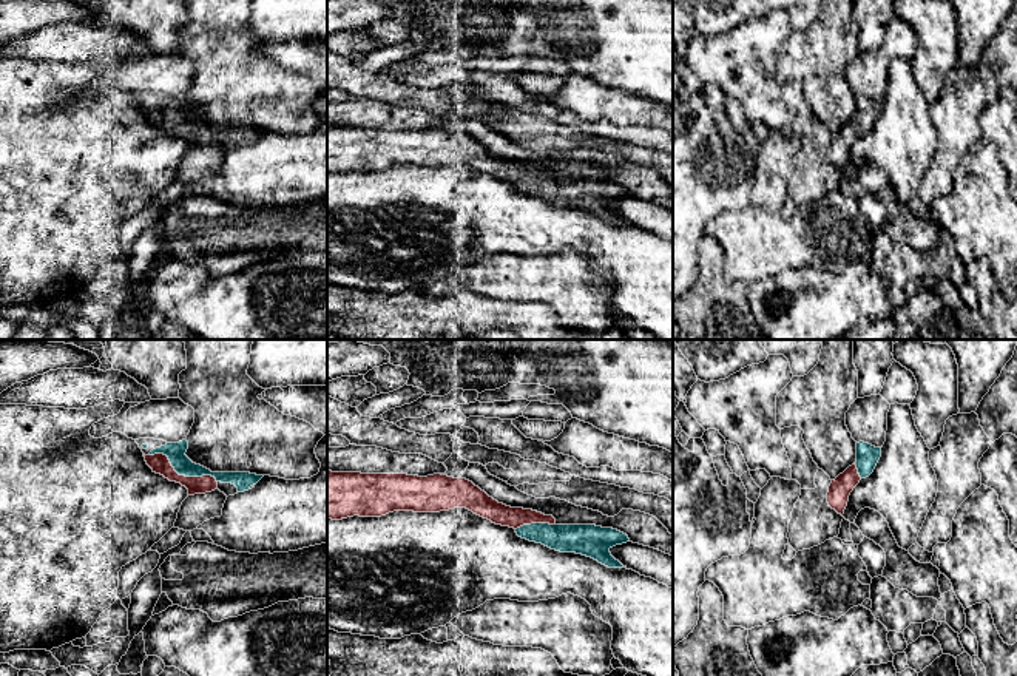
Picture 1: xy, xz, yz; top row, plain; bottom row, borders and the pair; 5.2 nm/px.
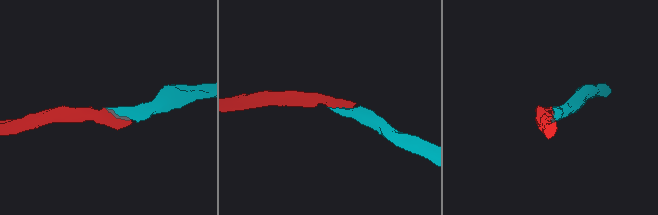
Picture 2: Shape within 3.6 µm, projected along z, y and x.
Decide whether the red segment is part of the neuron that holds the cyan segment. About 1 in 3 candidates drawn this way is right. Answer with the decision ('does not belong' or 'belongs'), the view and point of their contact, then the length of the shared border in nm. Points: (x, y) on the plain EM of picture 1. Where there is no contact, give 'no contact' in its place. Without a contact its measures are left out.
belongs; contact xy (181, 128); length 380 nm

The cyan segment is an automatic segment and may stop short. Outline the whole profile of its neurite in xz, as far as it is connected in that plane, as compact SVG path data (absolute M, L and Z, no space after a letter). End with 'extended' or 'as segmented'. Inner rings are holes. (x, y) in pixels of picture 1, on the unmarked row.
M327 125L327 173L332 174L341 174L353 170L381 171L394 165L440 167L454 162L466 162L495 179L514 182L519 191L542 198L551 204L582 208L608 222L627 222L610 207L613 201L630 196L627 188L613 182L602 182L596 179L557 179L552 170L498 157L466 133L454 133L441 128L418 131L407 128Z | extended

